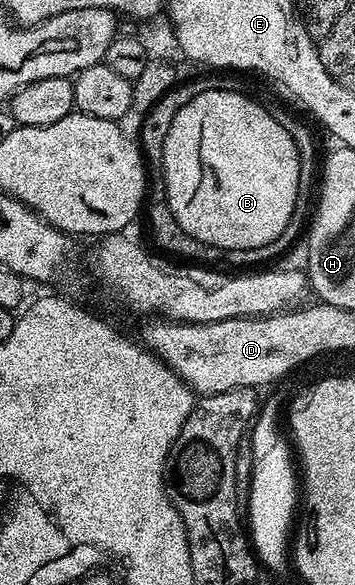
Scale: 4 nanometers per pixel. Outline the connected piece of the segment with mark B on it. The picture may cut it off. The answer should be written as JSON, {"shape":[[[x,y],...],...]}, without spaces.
{"shape":[[[200,91],[189,94],[188,100],[178,109],[174,116],[174,121],[170,121],[170,133],[166,133],[164,138],[164,148],[162,149],[162,180],[164,179],[163,198],[168,201],[170,213],[174,213],[174,221],[190,233],[198,241],[206,245],[214,245],[218,249],[258,249],[270,245],[290,225],[290,221],[296,216],[296,208],[300,203],[300,158],[298,149],[294,145],[294,137],[282,129],[282,125],[276,120],[275,114],[271,110],[267,111],[260,103],[255,103],[248,95],[243,95],[240,91]]]}

